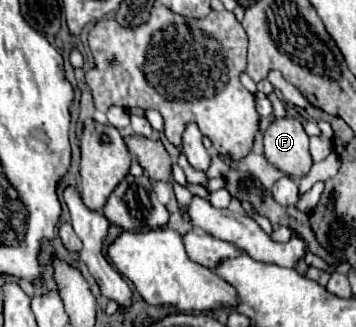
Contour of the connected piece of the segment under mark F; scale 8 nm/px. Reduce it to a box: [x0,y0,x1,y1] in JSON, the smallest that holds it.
[264,117,312,177]

